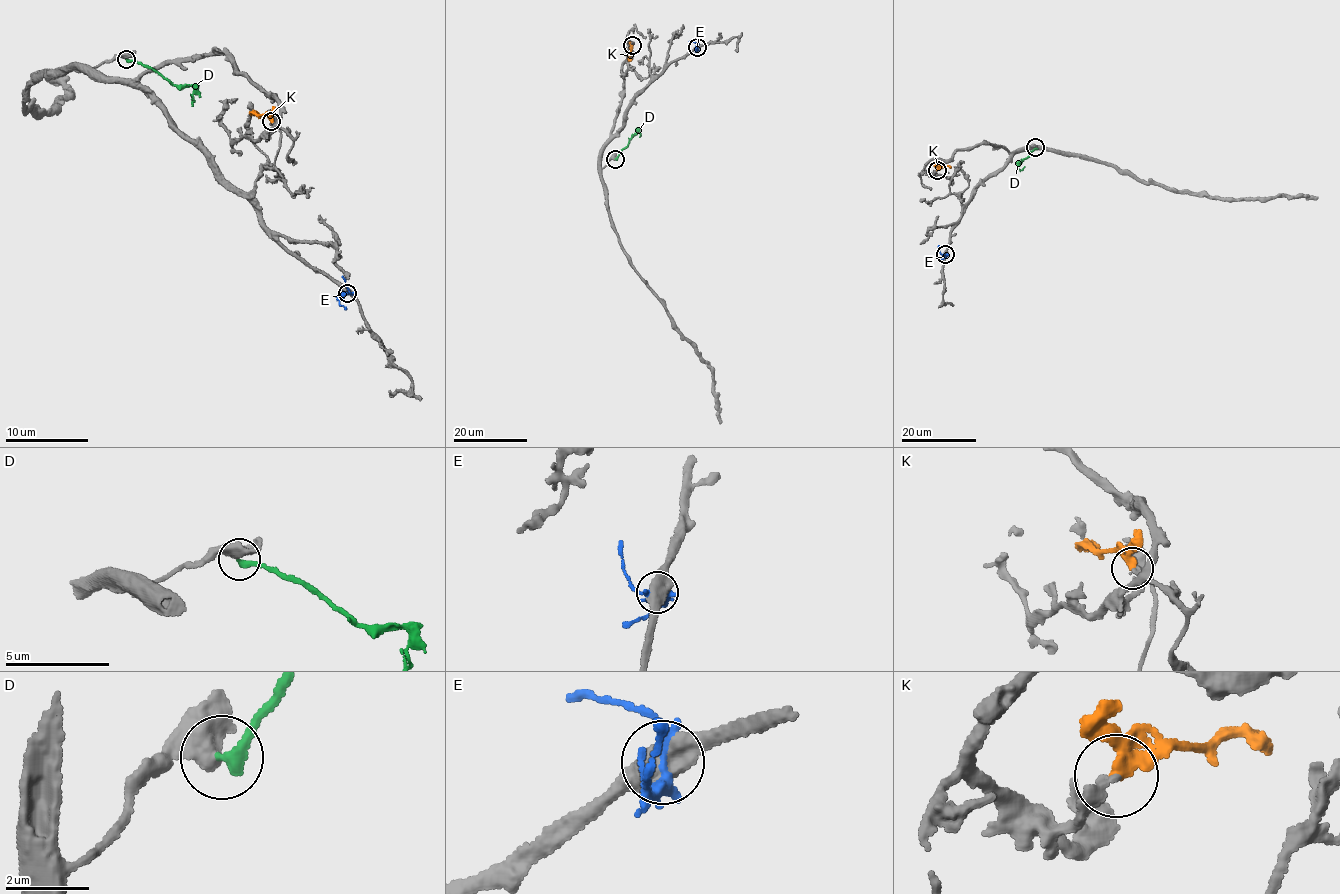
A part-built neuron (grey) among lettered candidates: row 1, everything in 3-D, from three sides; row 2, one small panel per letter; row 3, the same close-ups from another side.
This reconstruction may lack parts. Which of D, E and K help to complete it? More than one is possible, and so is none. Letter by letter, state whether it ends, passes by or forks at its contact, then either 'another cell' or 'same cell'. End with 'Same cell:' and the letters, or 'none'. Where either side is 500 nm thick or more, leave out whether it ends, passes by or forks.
D: it ends there; another cell
E: another cell
K: it passes by; same cell
Same cell: K

